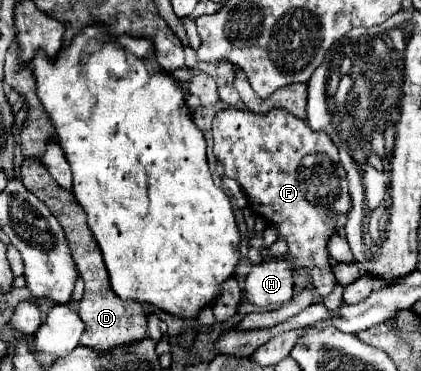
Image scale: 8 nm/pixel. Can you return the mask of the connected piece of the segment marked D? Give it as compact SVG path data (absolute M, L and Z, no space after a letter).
M31 159L23 161L21 179L23 179L23 185L39 201L43 201L49 207L49 211L59 219L59 225L63 227L63 233L69 241L69 249L73 253L73 261L77 265L77 271L79 271L81 279L85 281L85 293L83 293L83 299L79 303L79 317L85 323L85 333L81 337L81 345L91 347L99 353L107 353L107 351L113 351L117 347L125 347L125 345L143 341L147 337L147 315L145 315L141 303L121 301L113 293L113 289L109 285L109 275L107 275L107 269L103 263L101 249L99 249L99 245L97 245L97 241L95 241L95 237L87 225L85 211L75 201L73 193L59 187L55 183L55 179L49 175L47 167L37 163L37 161L31 161Z

